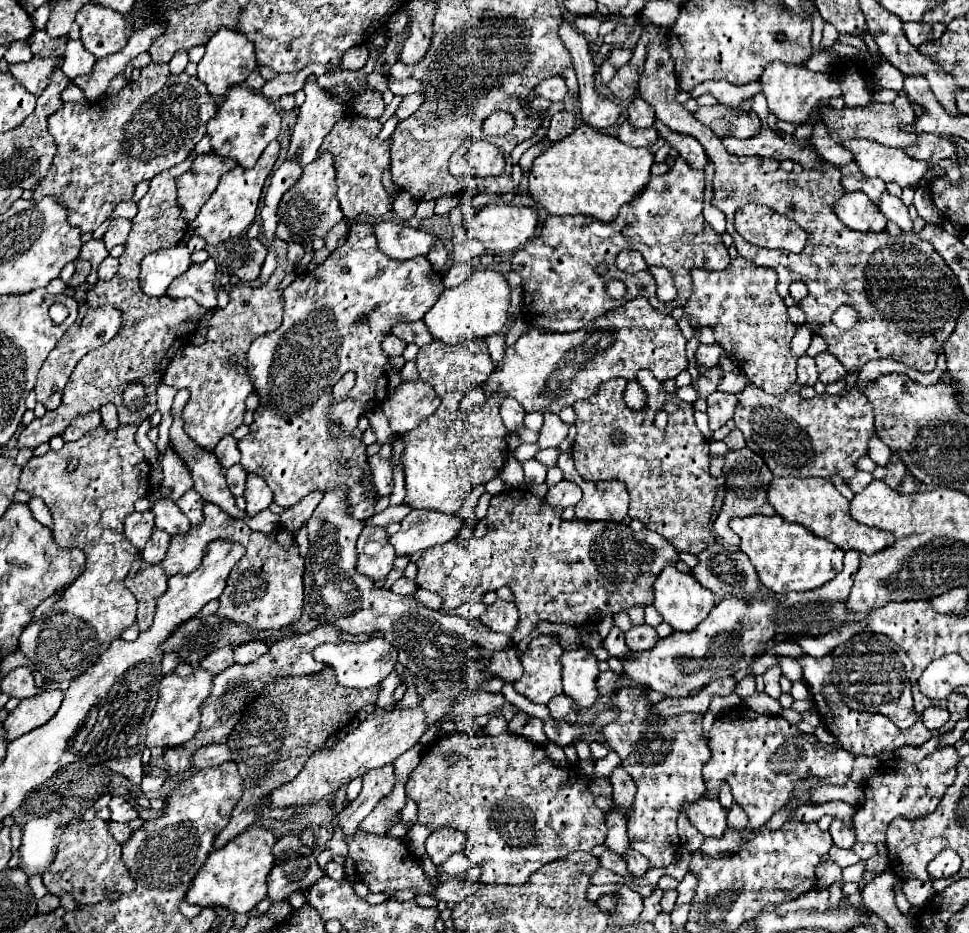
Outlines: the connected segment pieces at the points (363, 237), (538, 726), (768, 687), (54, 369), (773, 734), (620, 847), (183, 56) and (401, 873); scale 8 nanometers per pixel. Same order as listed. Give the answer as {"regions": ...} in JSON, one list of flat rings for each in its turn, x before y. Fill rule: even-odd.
{"regions":[[[371,223,353,225,349,229,347,241,339,249,335,249,325,263,317,265,317,269,313,271,301,273,285,289,283,325,275,333,255,339,247,353,247,373,255,387,255,393,261,399,261,405,255,409,255,421,249,427,251,433,239,441,243,469,265,479,275,493,277,505,289,509,313,491,329,493,335,487,347,487,347,513,359,521,375,515,377,499,369,499,367,495,369,491,375,491,373,475,367,461,369,457,365,453,367,445,355,439,349,431,355,431,359,417,381,405,387,395,389,381,383,367,389,357,381,349,385,335,391,333,391,327,395,327,397,323,423,319,423,315,441,297,443,291,443,277,433,269,427,257,393,261,383,255,377,247],[361,313,367,313,367,323,357,323,357,317],[349,371,357,375,355,385,343,401,333,405,333,385],[329,415,331,421,339,421,343,425,343,437,339,437,339,441,335,441,335,437,331,437,329,433]],[[531,717,529,723,523,727,523,735,529,739,529,741,535,741,535,743,545,743,545,733,543,733,543,721,537,719,537,717]],[[775,667,775,669,769,669,763,679,765,679,765,693,773,699,779,699,781,697,781,687,779,687,779,677,781,677,781,669]],[[81,303,77,321,67,329,65,337,49,353,49,357,45,359,45,363,39,371,39,377,37,377,37,383,35,383,37,403,45,405,47,411,57,409,61,405,63,389,65,389,65,385,67,385,67,381,69,381,69,377,75,369,75,363,79,363,79,359,85,353,89,353,93,347,101,347,101,345,109,343,119,333,121,327,123,327,123,319,121,319,121,313,115,305,105,305,105,307,99,307,99,309,93,309,93,307,87,307,87,303]],[[745,705,733,707,727,713,719,715,709,731,709,747,713,751,711,761,703,767,703,779,707,785,707,797,713,799,715,795,715,783,727,781,731,785,731,793,735,803,749,815,749,823,753,829,763,827,773,813,777,813,787,799,791,797,793,789,797,789,795,785,799,785,801,781,831,781,831,785,841,785,843,781,849,779,851,775,851,767,855,757,839,747,819,747,817,739,813,735,793,735,791,737,791,725,781,717,781,715,761,715,755,713,751,709,747,709]],[[615,807,613,813,607,813,607,839,605,839,605,847,611,849,617,855,627,855,627,851,631,849,629,845,629,837,627,837,627,819,623,817,623,813,619,813,619,809]],[[179,51,179,53,175,53,175,57,169,61,171,73,175,73,175,75,183,73,185,67,187,67,187,63,189,63,189,59,187,59,187,51]],[[357,833,355,837,351,837,347,845,349,845,349,857,353,859,361,881,369,887,371,893,383,893,387,897,393,897,401,889,413,889,419,895,431,895,439,885,439,877,435,881,425,877,423,867,417,863,415,855,409,853,407,845,401,839,393,839,387,835]]]}

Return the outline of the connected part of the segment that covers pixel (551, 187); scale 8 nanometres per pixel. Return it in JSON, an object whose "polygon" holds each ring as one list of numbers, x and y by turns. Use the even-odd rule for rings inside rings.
{"polygon":[[579,125,575,131,565,137,563,141,551,145,541,157,535,159,533,171,529,173,529,195,541,203,551,215,591,215,599,221,613,221,619,213,619,209,631,199,635,199,649,183,651,179,651,169,653,165,653,155,649,149,639,149,639,147,629,147,621,143,617,137,607,135,607,133,595,133,589,125]]}

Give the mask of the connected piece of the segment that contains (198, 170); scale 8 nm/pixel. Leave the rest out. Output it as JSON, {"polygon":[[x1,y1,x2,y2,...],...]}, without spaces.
{"polygon":[[213,151,209,155,197,155,193,169,179,177,179,205,187,221,197,217,201,207,215,191,221,175,231,171,233,167,235,161,219,157]]}

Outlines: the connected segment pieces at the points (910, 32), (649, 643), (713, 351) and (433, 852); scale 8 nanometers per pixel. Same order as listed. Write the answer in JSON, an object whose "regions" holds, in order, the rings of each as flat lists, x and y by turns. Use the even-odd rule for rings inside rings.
{"regions":[[[903,23,903,31,911,45,919,47,923,41,935,41,945,33,945,25,923,25,923,23]],[[635,625,635,627,631,627,625,633,625,641,627,641,627,647,633,653,637,653,637,651,649,651,657,643,657,633,649,625]],[[717,343,713,345,699,345,699,349,695,351,695,361,707,369,715,367,717,361,719,361,719,355,721,355,723,349,719,349]],[[439,827,435,829,425,847,427,847,427,857,439,867,441,863,445,863,453,853,459,853,465,849,465,833,459,829,449,829,449,827]]]}

